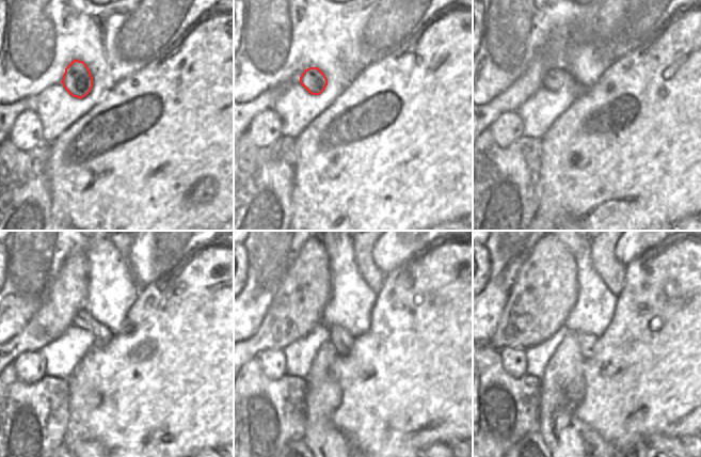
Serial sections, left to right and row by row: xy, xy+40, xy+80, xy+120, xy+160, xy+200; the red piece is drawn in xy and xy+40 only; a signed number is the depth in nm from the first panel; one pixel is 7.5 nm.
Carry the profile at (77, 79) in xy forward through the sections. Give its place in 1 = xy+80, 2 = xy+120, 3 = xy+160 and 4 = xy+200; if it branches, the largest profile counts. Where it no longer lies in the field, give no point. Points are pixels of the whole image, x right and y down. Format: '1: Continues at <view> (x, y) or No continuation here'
1: Continues at xy+80 (555, 79)
2: Continues at xy+120 (102, 335)
3: Continues at xy+160 (340, 339)
4: Continues at xy+200 (586, 341).

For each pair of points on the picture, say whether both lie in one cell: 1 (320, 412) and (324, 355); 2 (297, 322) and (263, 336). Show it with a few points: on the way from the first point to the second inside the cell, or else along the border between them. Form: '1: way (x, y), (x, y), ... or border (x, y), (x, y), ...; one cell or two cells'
1: way (320, 398), (320, 368); one cell
2: way (288, 328), (280, 328), (271, 334); one cell

